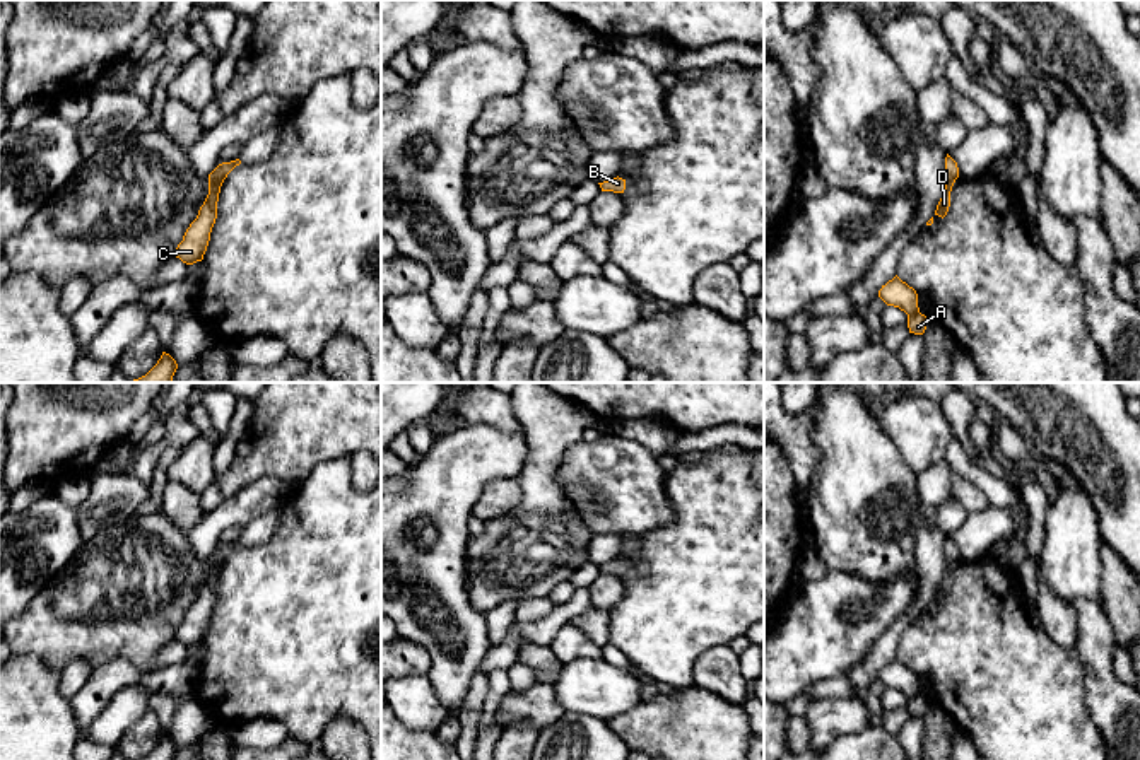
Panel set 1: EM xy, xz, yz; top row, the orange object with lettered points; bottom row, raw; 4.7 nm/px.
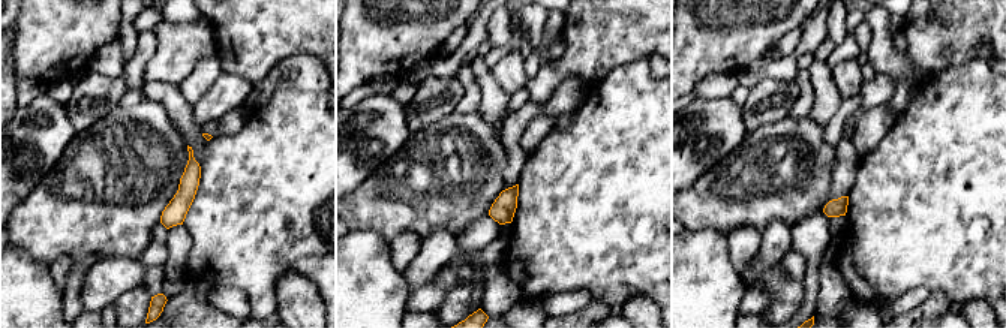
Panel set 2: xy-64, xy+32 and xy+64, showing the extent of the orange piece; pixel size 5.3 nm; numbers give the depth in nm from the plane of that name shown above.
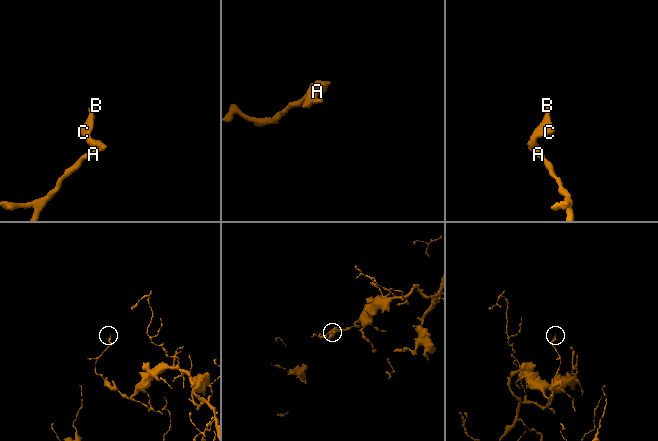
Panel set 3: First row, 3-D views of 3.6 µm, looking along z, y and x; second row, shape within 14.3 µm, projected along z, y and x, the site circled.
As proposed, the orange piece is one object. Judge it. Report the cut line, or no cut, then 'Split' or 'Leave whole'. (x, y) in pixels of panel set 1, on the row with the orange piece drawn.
No split. Leave whole

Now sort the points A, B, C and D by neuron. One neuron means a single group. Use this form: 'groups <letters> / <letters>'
groups A B C D

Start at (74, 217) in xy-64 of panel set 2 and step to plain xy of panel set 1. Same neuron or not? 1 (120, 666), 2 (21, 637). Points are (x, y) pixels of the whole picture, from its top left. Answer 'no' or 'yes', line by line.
1: no
2: yes

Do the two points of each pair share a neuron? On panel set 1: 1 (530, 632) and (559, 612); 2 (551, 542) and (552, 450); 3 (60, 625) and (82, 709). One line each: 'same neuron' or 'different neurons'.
1: same neuron
2: same neuron
3: different neurons

